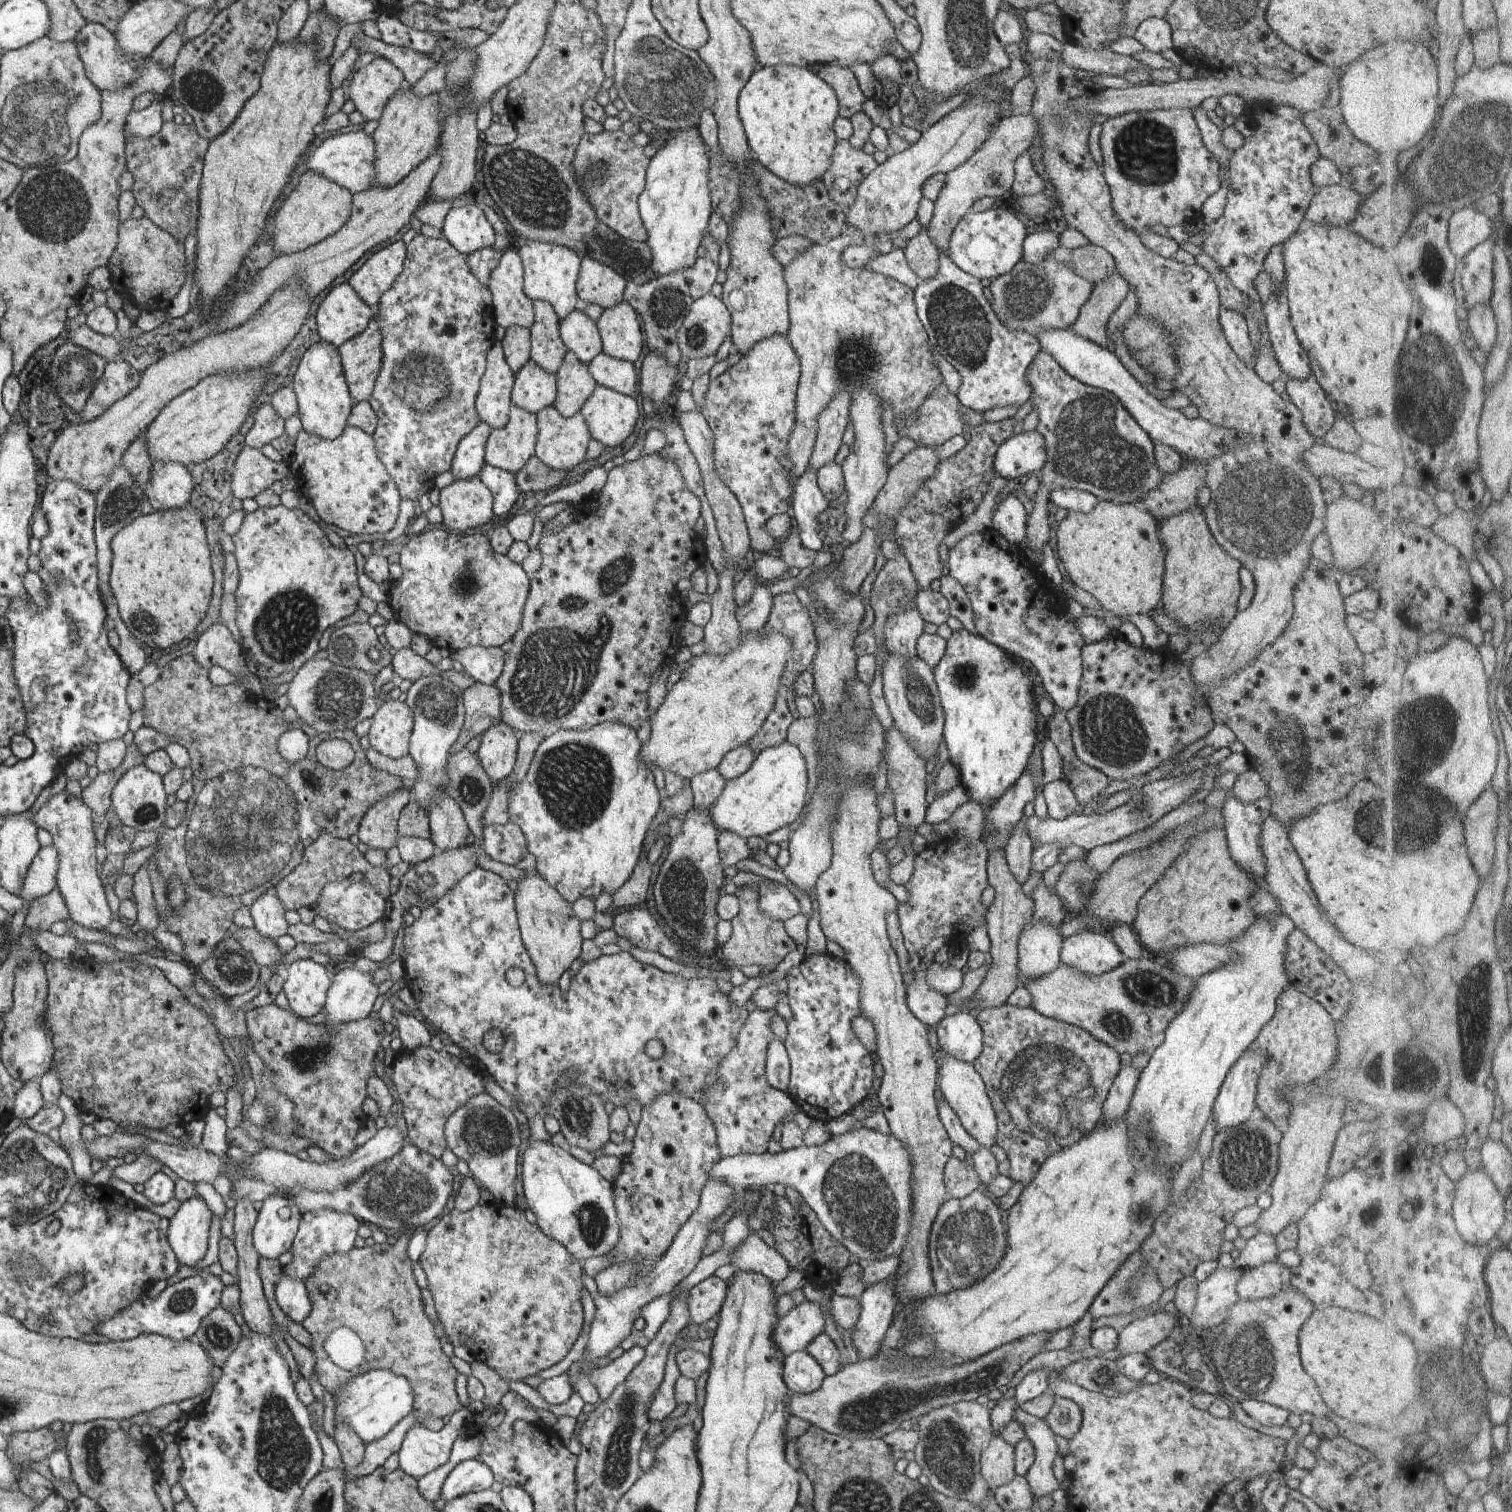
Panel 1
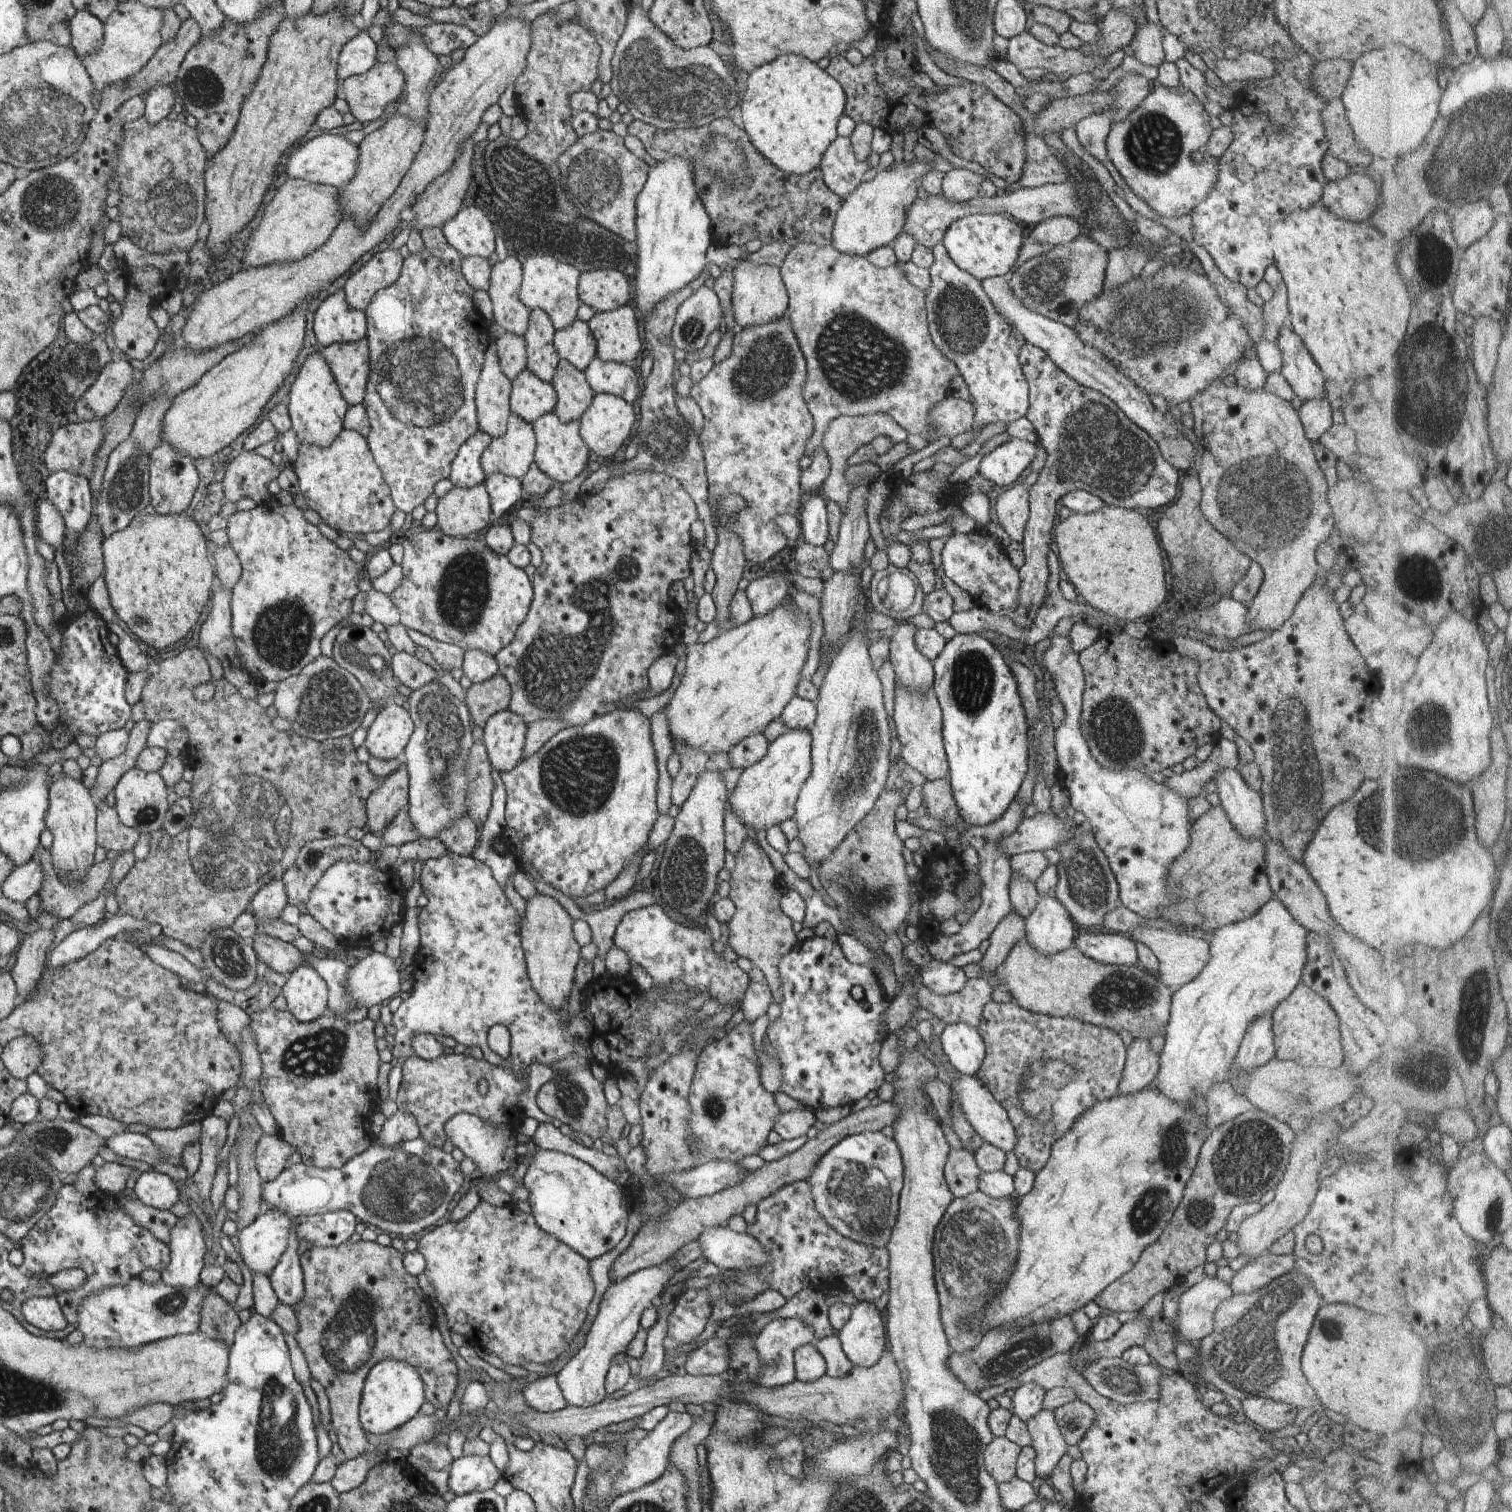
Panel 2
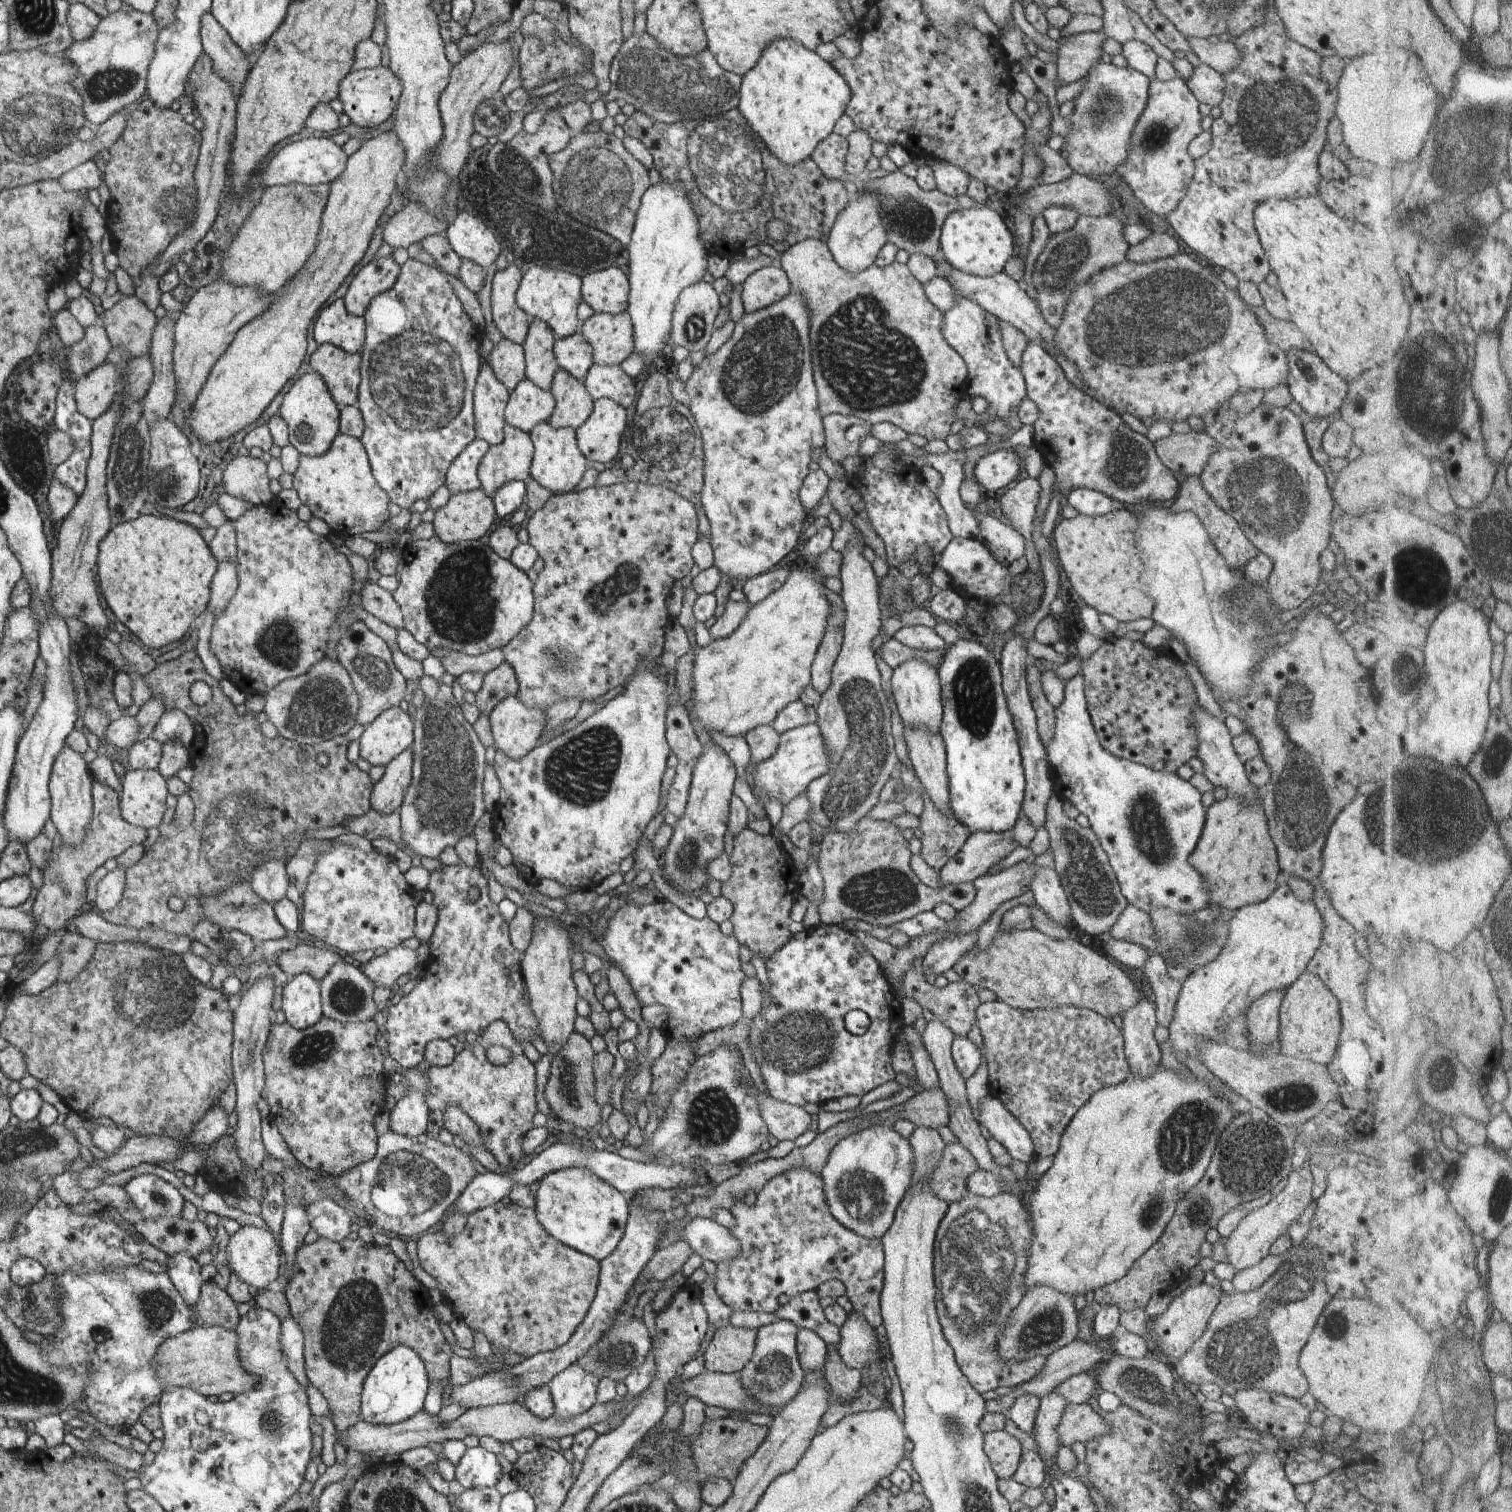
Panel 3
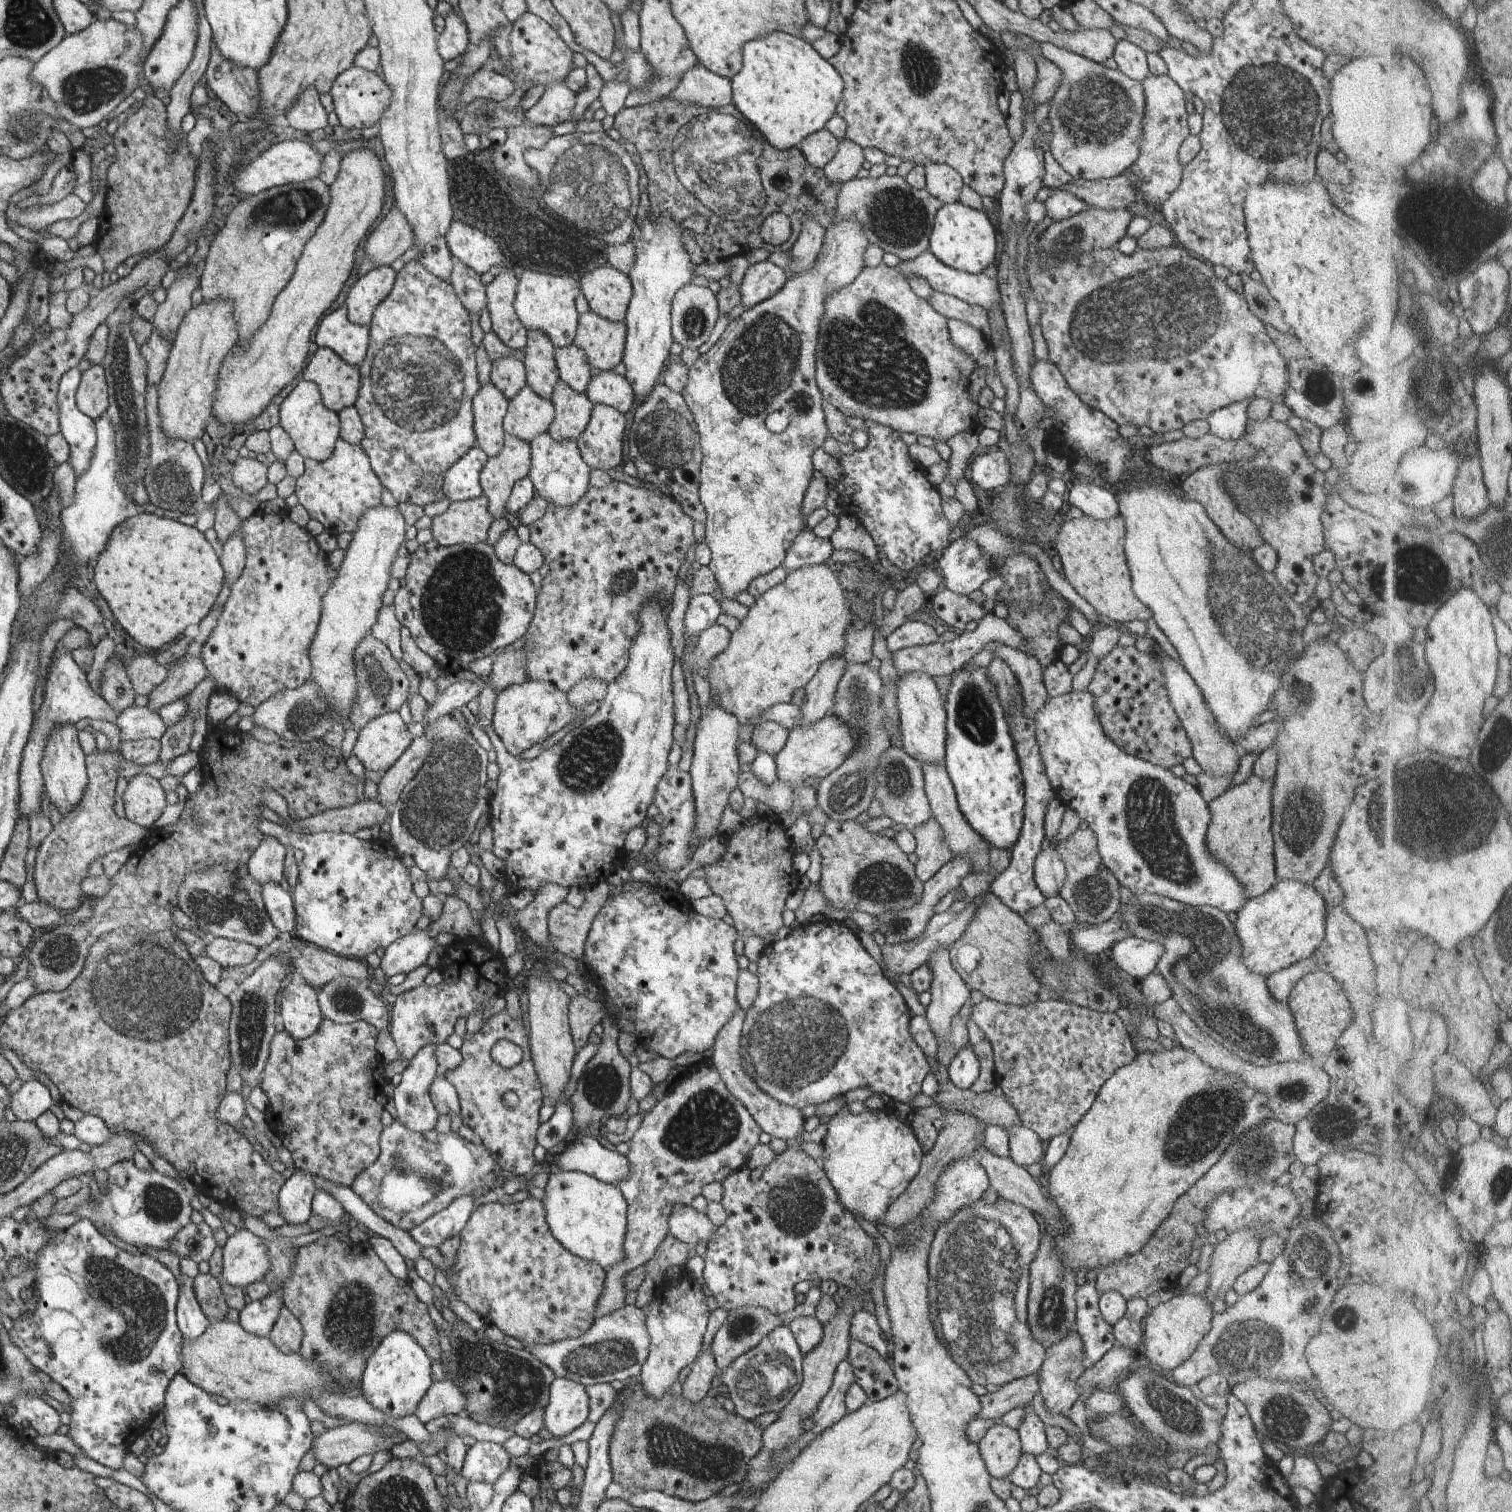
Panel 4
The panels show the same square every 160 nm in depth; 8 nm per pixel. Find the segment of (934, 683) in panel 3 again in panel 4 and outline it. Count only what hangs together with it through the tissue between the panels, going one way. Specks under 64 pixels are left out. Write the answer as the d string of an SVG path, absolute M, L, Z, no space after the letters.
M909 672L898 676L895 696L899 712L901 749L919 764L943 764L945 756L946 713L931 677L919 672Z

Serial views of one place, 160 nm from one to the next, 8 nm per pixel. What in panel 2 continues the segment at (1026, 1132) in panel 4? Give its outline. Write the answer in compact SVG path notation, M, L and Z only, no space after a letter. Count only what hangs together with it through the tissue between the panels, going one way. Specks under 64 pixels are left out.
M960 1075L947 1089L952 1091L952 1096L958 1102L965 1120L968 1120L969 1126L972 1126L974 1133L981 1138L983 1143L992 1144L1004 1153L1012 1150L1016 1144L1016 1136L1005 1109L991 1096L975 1075Z

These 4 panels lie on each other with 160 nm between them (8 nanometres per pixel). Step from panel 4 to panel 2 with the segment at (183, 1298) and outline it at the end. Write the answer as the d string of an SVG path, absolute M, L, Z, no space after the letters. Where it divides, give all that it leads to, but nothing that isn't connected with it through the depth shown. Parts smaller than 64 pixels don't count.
M191 1211L187 1216L177 1218L177 1224L171 1228L168 1244L171 1260L167 1268L160 1272L159 1282L177 1289L193 1288L199 1284L206 1252L201 1229L199 1221Z

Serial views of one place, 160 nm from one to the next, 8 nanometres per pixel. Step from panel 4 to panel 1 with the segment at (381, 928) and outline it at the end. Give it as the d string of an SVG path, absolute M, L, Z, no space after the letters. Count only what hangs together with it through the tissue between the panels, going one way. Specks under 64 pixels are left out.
M339 876L337 880L321 888L321 894L311 909L315 915L325 919L327 923L335 924L345 931L354 932L373 924L375 920L380 920L383 908L385 908L383 896L379 896L365 879L351 882L351 876L346 878Z

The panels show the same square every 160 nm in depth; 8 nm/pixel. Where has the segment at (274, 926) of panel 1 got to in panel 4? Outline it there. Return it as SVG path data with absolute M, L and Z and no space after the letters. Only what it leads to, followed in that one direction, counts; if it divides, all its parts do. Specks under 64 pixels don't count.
M262 836L261 842L251 854L246 866L249 875L255 878L260 886L267 882L279 884L282 879L285 845L274 837Z

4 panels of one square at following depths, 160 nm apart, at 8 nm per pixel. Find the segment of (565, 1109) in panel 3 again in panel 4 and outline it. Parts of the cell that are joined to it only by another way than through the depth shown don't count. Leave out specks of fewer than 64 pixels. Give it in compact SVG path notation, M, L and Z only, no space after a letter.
M581 993L569 998L568 1024L576 1053L587 1044L592 1027L606 1015L607 1012L599 1001L589 1000Z

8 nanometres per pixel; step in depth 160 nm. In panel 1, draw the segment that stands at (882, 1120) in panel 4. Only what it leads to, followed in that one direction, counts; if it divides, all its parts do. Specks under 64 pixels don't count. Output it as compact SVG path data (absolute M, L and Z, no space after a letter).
M864 1127L851 1129L843 1135L831 1136L820 1146L805 1147L778 1153L745 1154L718 1158L707 1172L708 1180L725 1182L736 1191L743 1188L772 1187L779 1183L791 1186L802 1197L805 1205L815 1214L823 1229L850 1254L860 1260L882 1260L899 1257L899 1252L909 1234L911 1222L911 1156L891 1135L884 1135Z

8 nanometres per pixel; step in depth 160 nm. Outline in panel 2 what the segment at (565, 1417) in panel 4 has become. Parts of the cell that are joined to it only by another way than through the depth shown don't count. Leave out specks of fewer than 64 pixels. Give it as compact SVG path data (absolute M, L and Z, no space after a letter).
M668 1257L660 1265L636 1270L621 1280L610 1283L599 1300L597 1314L588 1328L585 1344L555 1375L557 1386L566 1405L589 1407L606 1398L604 1378L611 1366L611 1358L615 1354L625 1352L639 1328L641 1313L657 1301L663 1293L663 1287L676 1271L674 1258Z

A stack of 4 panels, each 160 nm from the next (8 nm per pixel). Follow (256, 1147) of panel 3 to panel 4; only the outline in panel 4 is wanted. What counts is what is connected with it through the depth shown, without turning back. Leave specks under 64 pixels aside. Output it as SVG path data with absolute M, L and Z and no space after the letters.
M272 954L258 968L246 976L243 982L237 984L237 988L227 996L232 1003L232 1021L229 1022L229 1047L232 1052L233 1066L239 1072L245 1091L250 1088L258 1087L263 1078L263 1068L268 1058L268 1048L273 1039L275 1026L270 1017L275 1006L275 995L280 990L281 980L287 970L291 970L291 964L287 958L286 961L279 960L281 955Z

